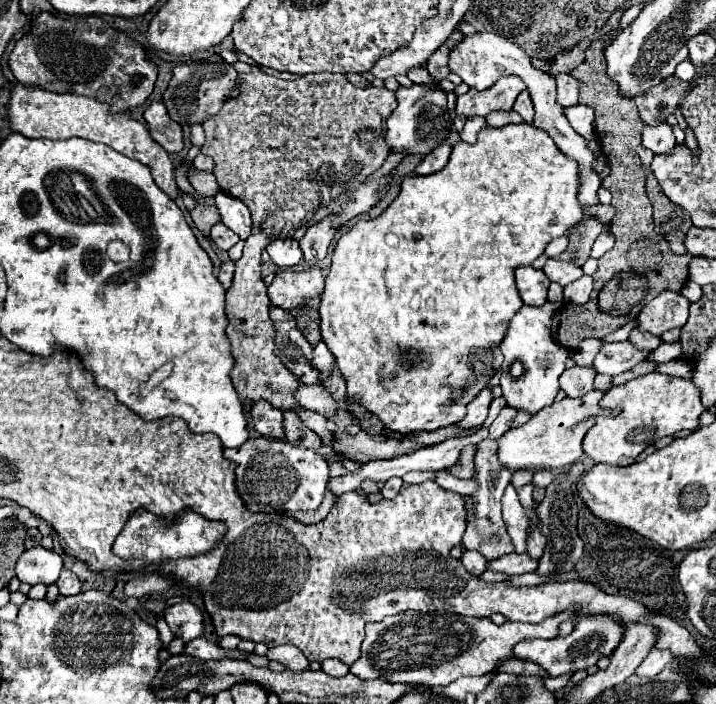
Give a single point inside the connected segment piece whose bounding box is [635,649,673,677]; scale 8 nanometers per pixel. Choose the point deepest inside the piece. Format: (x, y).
(656, 661)

